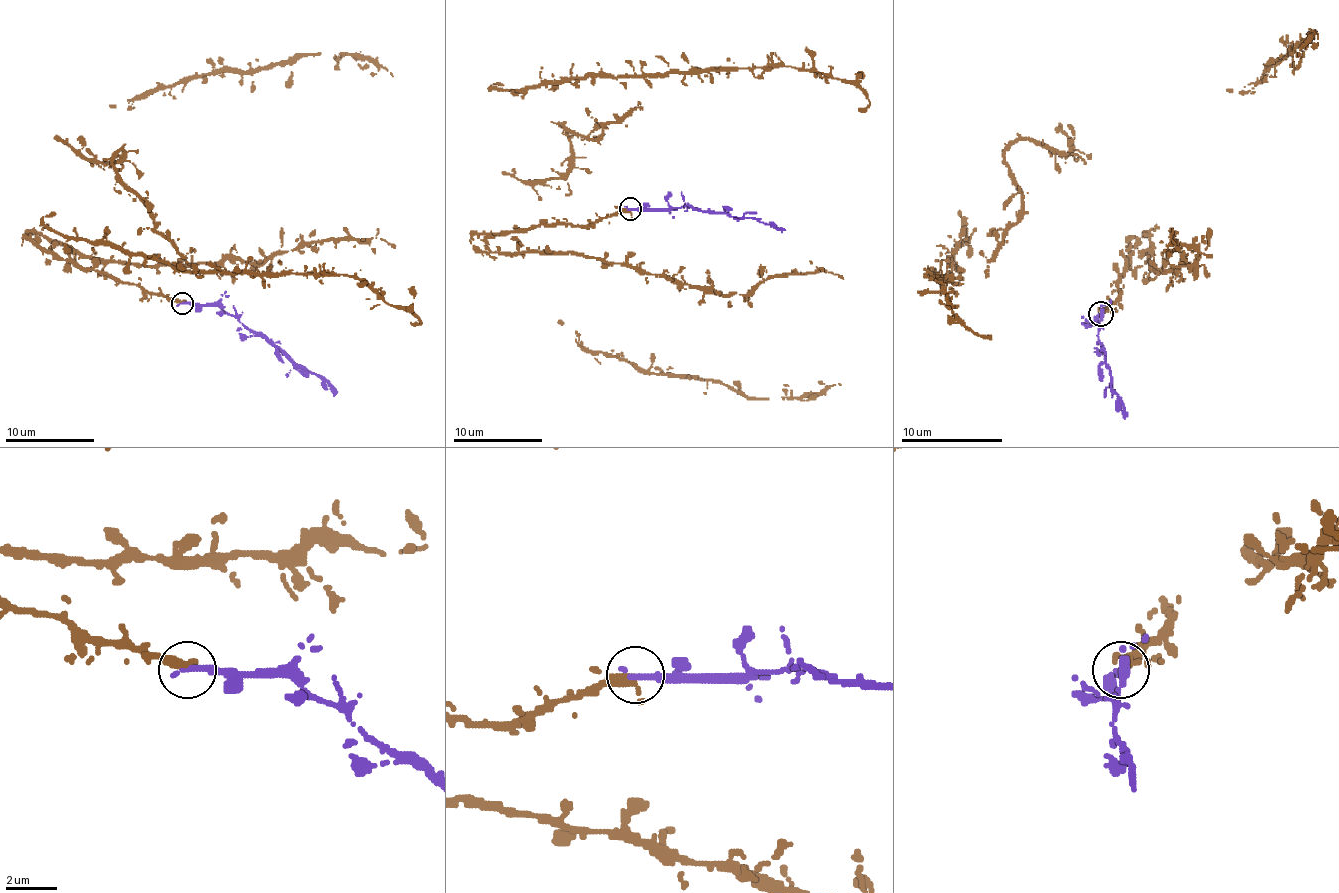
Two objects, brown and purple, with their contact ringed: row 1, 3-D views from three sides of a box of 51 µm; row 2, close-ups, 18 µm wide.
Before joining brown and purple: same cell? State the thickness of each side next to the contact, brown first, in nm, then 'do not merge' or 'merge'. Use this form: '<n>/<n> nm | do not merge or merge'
240/320 nm | merge

